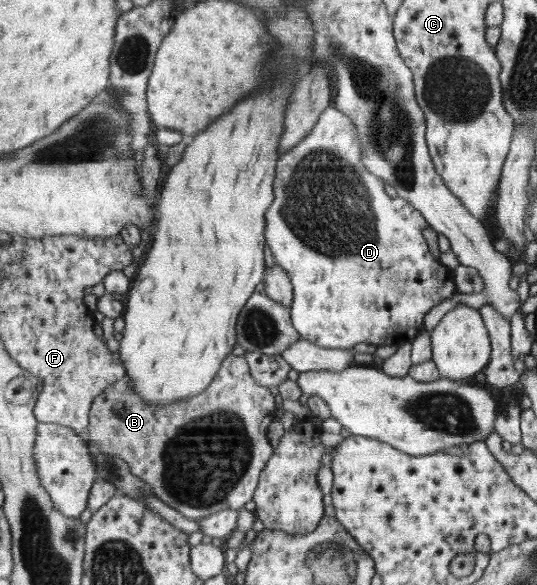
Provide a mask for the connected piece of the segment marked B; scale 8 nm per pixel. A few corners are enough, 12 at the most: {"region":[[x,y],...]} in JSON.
{"region":[[244,355],[152,406],[131,377],[89,438],[189,519],[254,501],[278,412]]}

